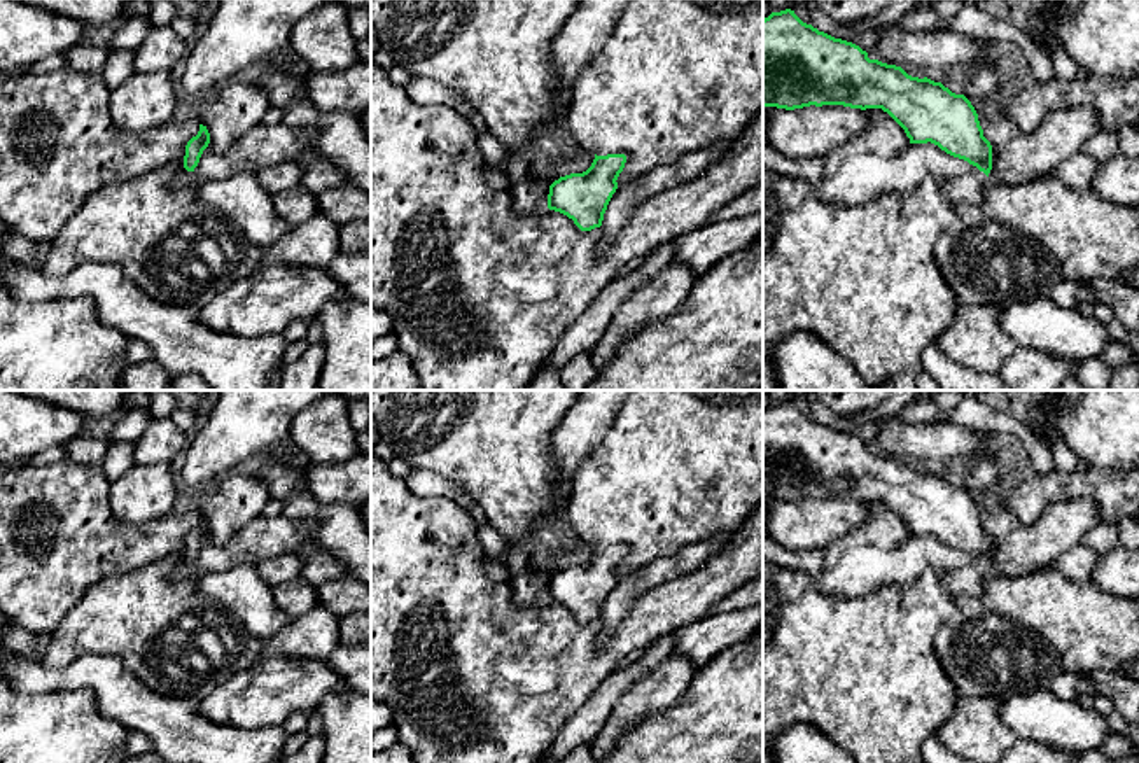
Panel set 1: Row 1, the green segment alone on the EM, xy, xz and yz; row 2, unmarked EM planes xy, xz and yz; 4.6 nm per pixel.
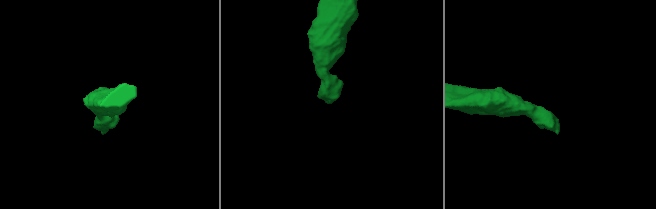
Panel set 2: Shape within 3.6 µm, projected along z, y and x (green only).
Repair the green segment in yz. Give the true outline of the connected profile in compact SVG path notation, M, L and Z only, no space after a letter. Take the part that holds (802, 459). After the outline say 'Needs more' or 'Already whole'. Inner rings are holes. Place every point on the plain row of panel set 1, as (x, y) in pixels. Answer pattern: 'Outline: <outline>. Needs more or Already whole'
Outline: M791 401L772 404L763 411L763 499L794 502L810 497L882 500L905 522L910 536L931 534L975 558L938 578L948 595L983 593L992 537L964 486L870 452L859 438L819 424Z. Needs more

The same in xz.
Outline: M595 546L586 564L560 569L549 578L548 600L572 611L581 623L600 620L625 555L625 546Z. Already whole

